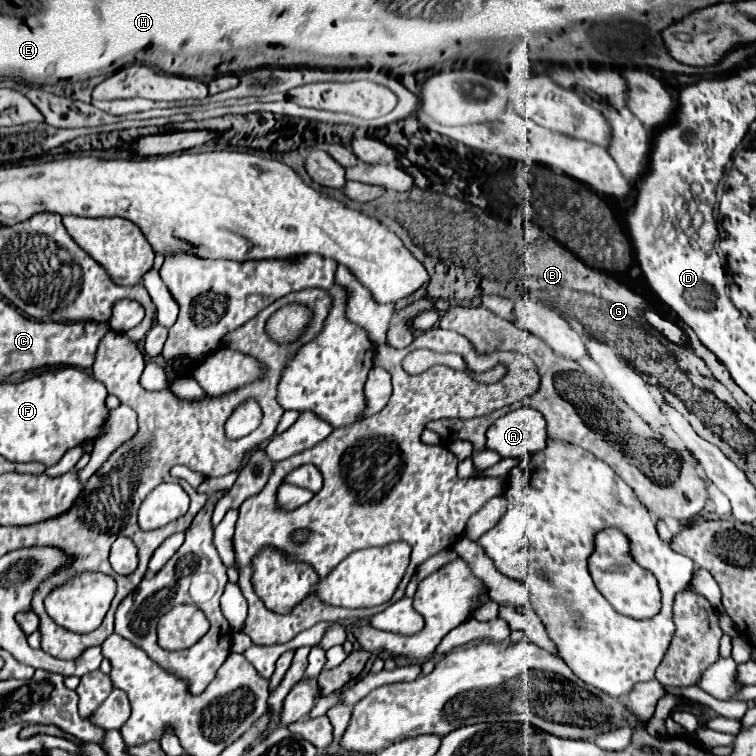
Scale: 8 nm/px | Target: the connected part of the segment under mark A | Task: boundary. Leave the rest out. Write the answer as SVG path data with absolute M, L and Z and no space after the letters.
M525 405L517 409L507 406L489 415L499 417L485 431L485 447L501 457L521 459L545 447L547 429L539 411Z

